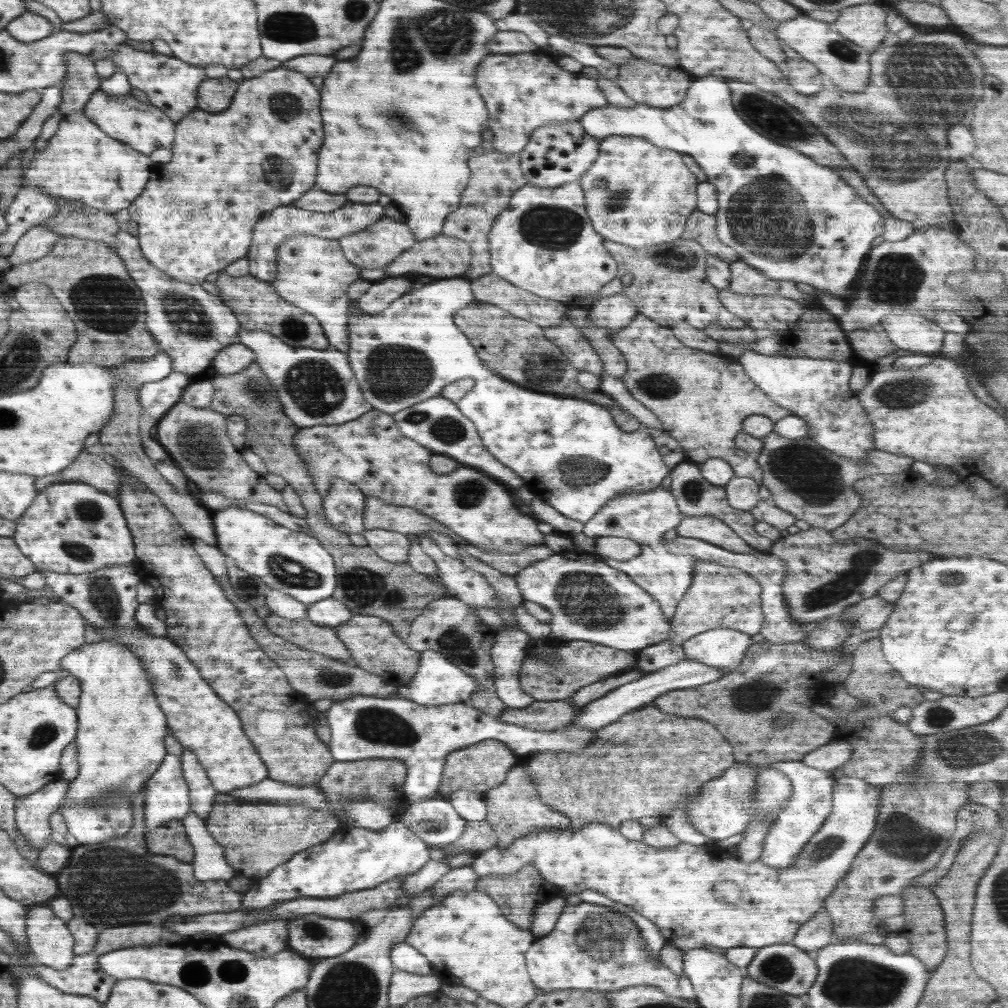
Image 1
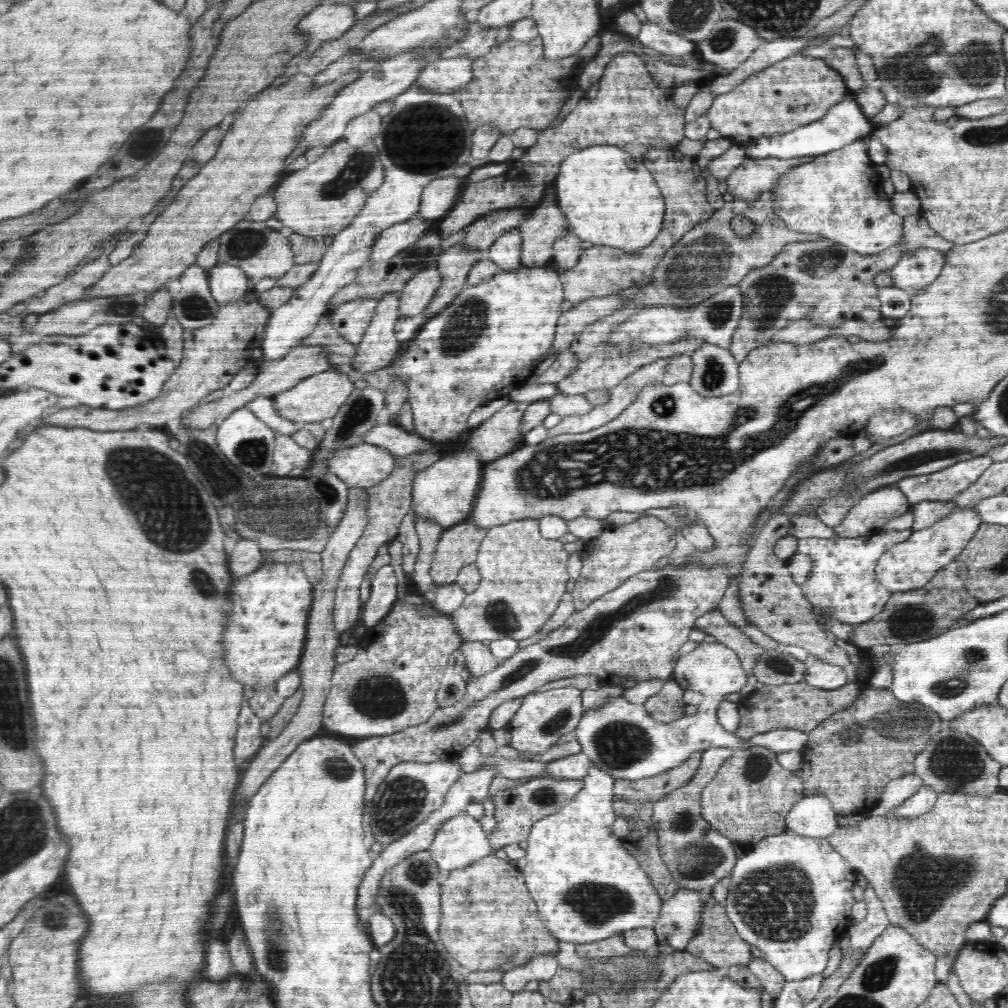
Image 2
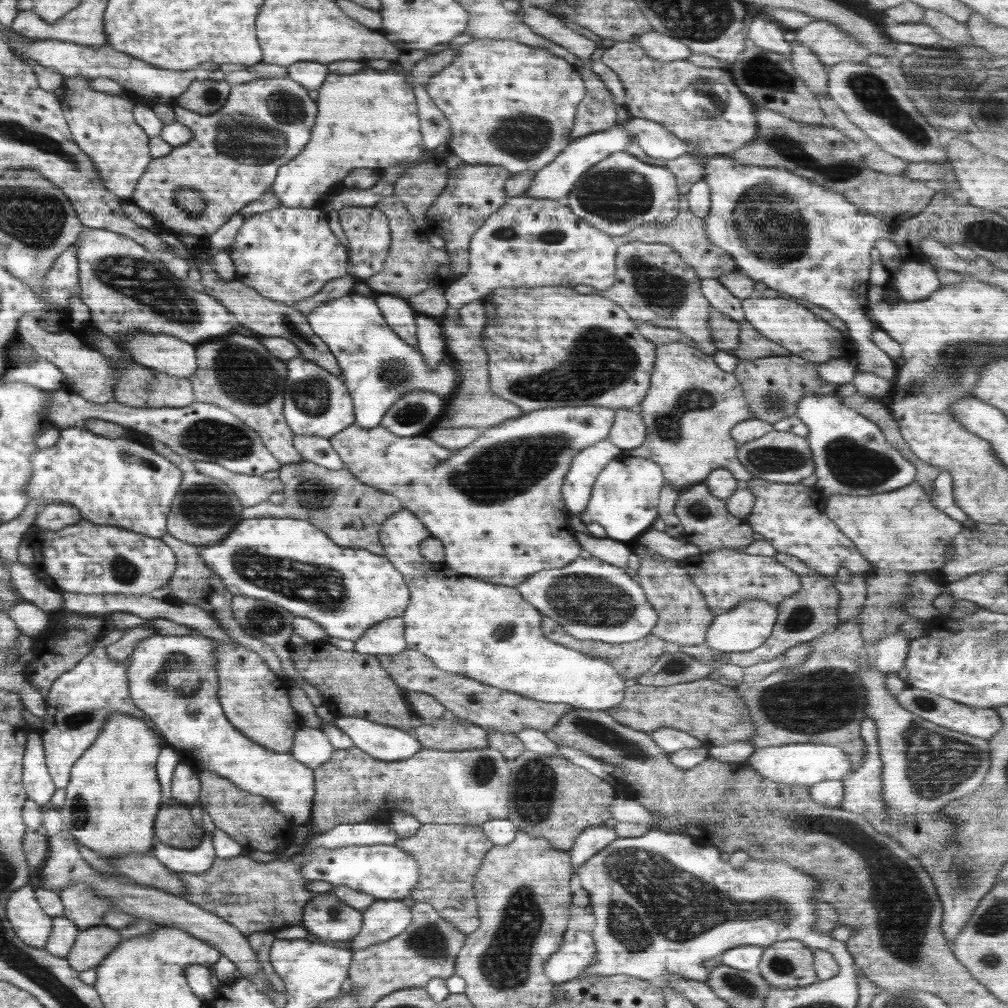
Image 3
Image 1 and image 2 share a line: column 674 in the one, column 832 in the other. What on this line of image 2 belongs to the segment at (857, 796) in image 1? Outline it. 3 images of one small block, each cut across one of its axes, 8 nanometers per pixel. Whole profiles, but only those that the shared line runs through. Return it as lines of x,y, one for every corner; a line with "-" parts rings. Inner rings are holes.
787,829
782,833
778,833
774,836
766,836
759,840
754,846
748,847
746,852
737,857
734,869
730,874
732,882
728,888
727,898
724,901
725,911
728,918
740,935
747,943
756,946
759,950
764,952
765,959
778,971
784,975
784,978
788,982
792,980
804,980
804,978
810,978
814,974
822,974
826,964
828,964
828,958
830,956
830,950
832,946
847,936
847,930
853,924
850,917
852,904
854,904
854,895
852,895
852,889
854,888
857,880
858,872
850,866
850,863
825,838
812,838
809,836
802,836
796,832
792,832

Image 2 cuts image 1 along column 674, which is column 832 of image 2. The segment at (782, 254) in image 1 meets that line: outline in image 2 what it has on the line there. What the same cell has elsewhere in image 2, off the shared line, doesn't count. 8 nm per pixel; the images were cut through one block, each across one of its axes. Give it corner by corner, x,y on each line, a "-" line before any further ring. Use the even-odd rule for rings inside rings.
851,93
850,95
846,95
845,99
840,100
839,103
833,104
822,118
798,126
792,132
786,132
786,134
780,134
780,136
762,136
762,138
756,138
754,144
748,144
746,152
750,159
816,157
845,147
846,144
852,144
854,140
868,138
874,132
875,127
870,122
869,117
862,112
858,101
856,101
854,95

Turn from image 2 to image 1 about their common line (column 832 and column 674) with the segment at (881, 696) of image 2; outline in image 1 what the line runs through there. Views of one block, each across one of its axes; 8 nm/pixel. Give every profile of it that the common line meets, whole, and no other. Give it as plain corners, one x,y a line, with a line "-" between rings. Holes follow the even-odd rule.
648,704
640,709
633,710
623,714
618,720
612,721
610,724
603,726
597,730
598,740
594,744
588,744
584,750
576,750
576,752
542,752
532,754
521,758
520,764
525,766
525,771
532,778
532,784
536,787
540,795
540,802
548,806
554,812
560,812
571,822
569,828
572,831
579,831
584,825
590,823
602,823
617,829
623,822
638,821
642,817
665,817
670,815
676,807
676,803
680,801
682,796
687,794
695,794
702,784
708,784
710,780
716,780
718,776
724,776
724,770
728,770
730,766
734,766
736,761
733,758
733,748
721,736
721,732
712,726
709,722
694,717
685,717
680,715
669,715
662,712
656,705

